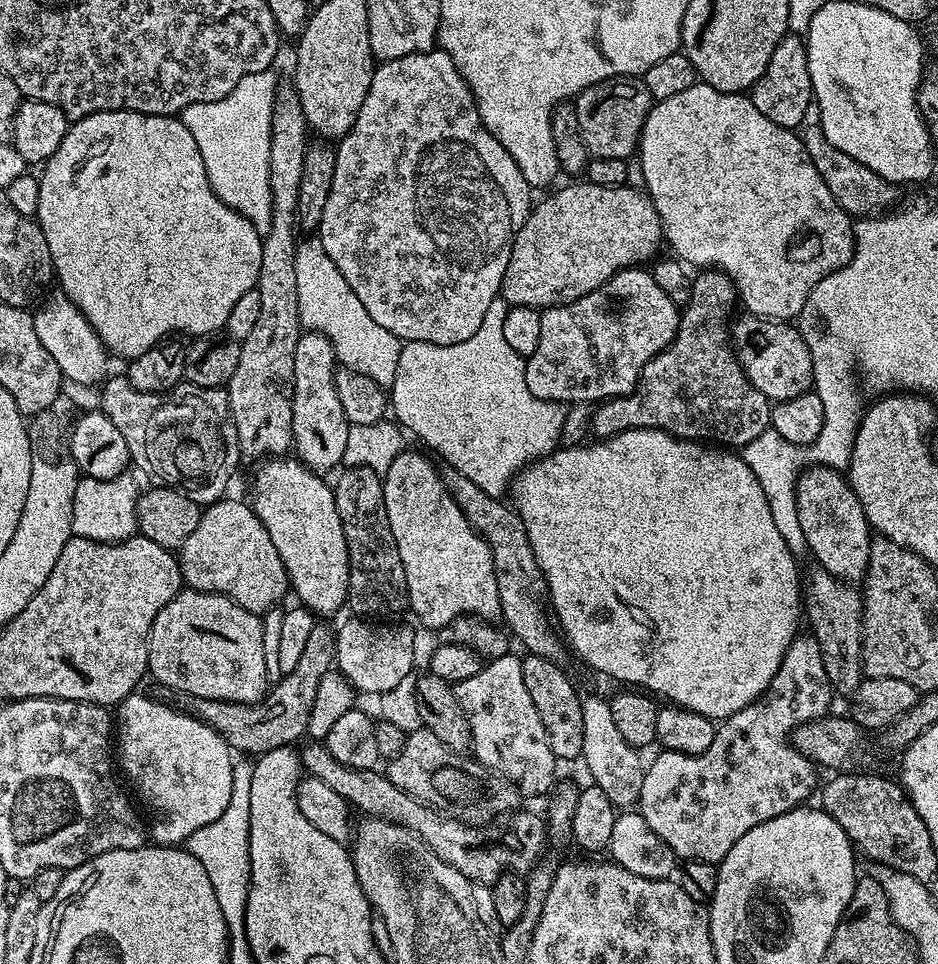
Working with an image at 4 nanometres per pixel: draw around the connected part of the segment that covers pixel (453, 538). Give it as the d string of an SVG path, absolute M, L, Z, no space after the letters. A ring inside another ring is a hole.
M400 451L382 473L386 514L402 558L402 570L406 570L408 608L432 630L439 630L459 616L478 616L482 620L495 621L500 616L500 599L490 546L472 529L470 522L466 522L462 510L444 485L441 469L436 469L423 456L425 453L420 452Z

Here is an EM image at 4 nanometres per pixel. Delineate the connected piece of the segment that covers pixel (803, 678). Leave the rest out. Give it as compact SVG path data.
M797 634L764 695L717 727L710 750L702 750L702 754L664 750L659 753L661 756L653 758L652 765L649 763L644 768L638 801L640 816L646 818L650 830L654 830L654 834L658 834L658 838L662 838L662 842L666 842L666 846L670 846L681 861L701 860L719 865L720 860L730 854L730 846L734 846L734 842L738 842L746 830L801 807L807 801L804 799L812 791L817 791L817 765L790 743L790 737L799 724L825 715L831 709L828 707L832 700L832 684L826 678L826 666L822 666L822 650L818 642L810 634Z

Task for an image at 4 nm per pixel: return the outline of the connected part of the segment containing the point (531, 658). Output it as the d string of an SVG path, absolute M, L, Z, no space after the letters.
M531 654L522 659L522 679L526 682L530 699L538 709L538 718L542 718L542 726L546 726L550 750L556 755L557 761L579 761L583 754L582 696L576 693L571 678L564 670L559 664Z

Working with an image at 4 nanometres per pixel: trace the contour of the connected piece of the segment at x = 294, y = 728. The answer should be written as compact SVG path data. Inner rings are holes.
M318 622L314 630L310 630L306 650L298 661L298 666L294 671L284 673L277 684L271 685L258 704L235 704L214 698L198 698L194 694L179 692L157 683L151 685L150 695L158 703L198 718L206 726L210 726L237 753L259 754L295 745L295 740L306 733L322 676L333 671L336 662L336 628L328 624L331 623Z

